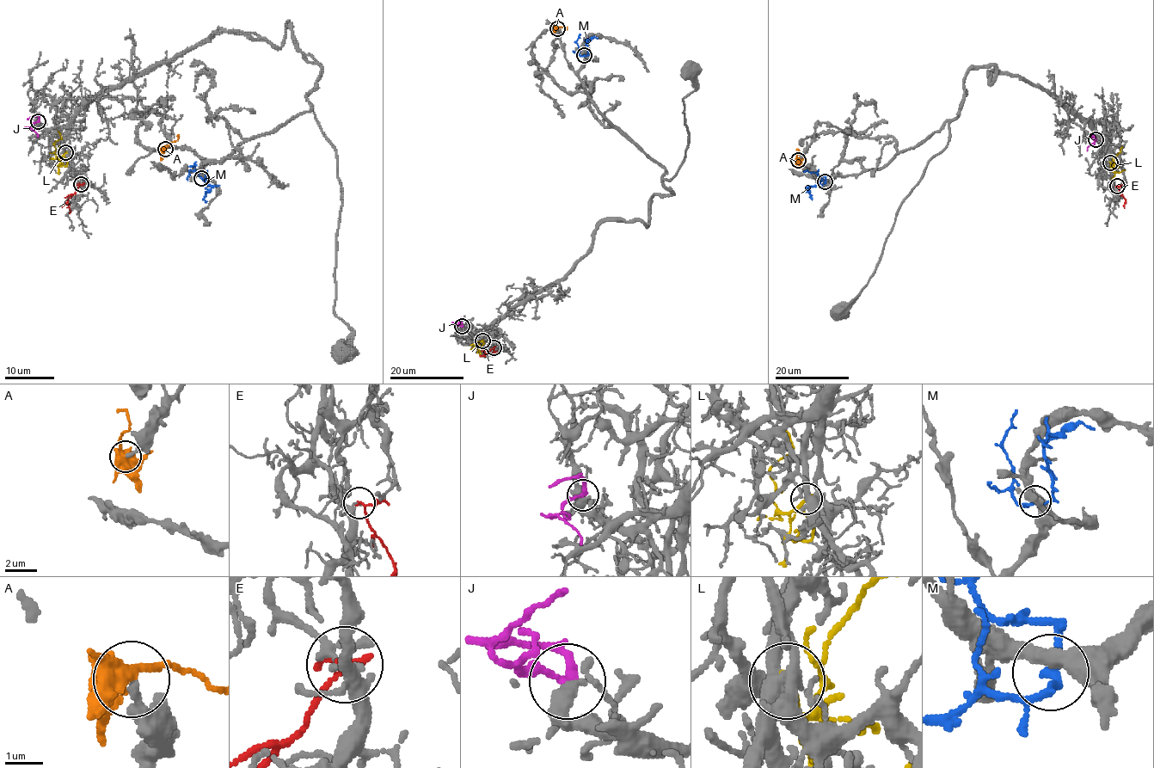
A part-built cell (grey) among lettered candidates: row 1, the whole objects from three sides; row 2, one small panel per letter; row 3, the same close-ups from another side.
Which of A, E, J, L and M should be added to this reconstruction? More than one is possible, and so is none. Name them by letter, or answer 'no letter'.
J

